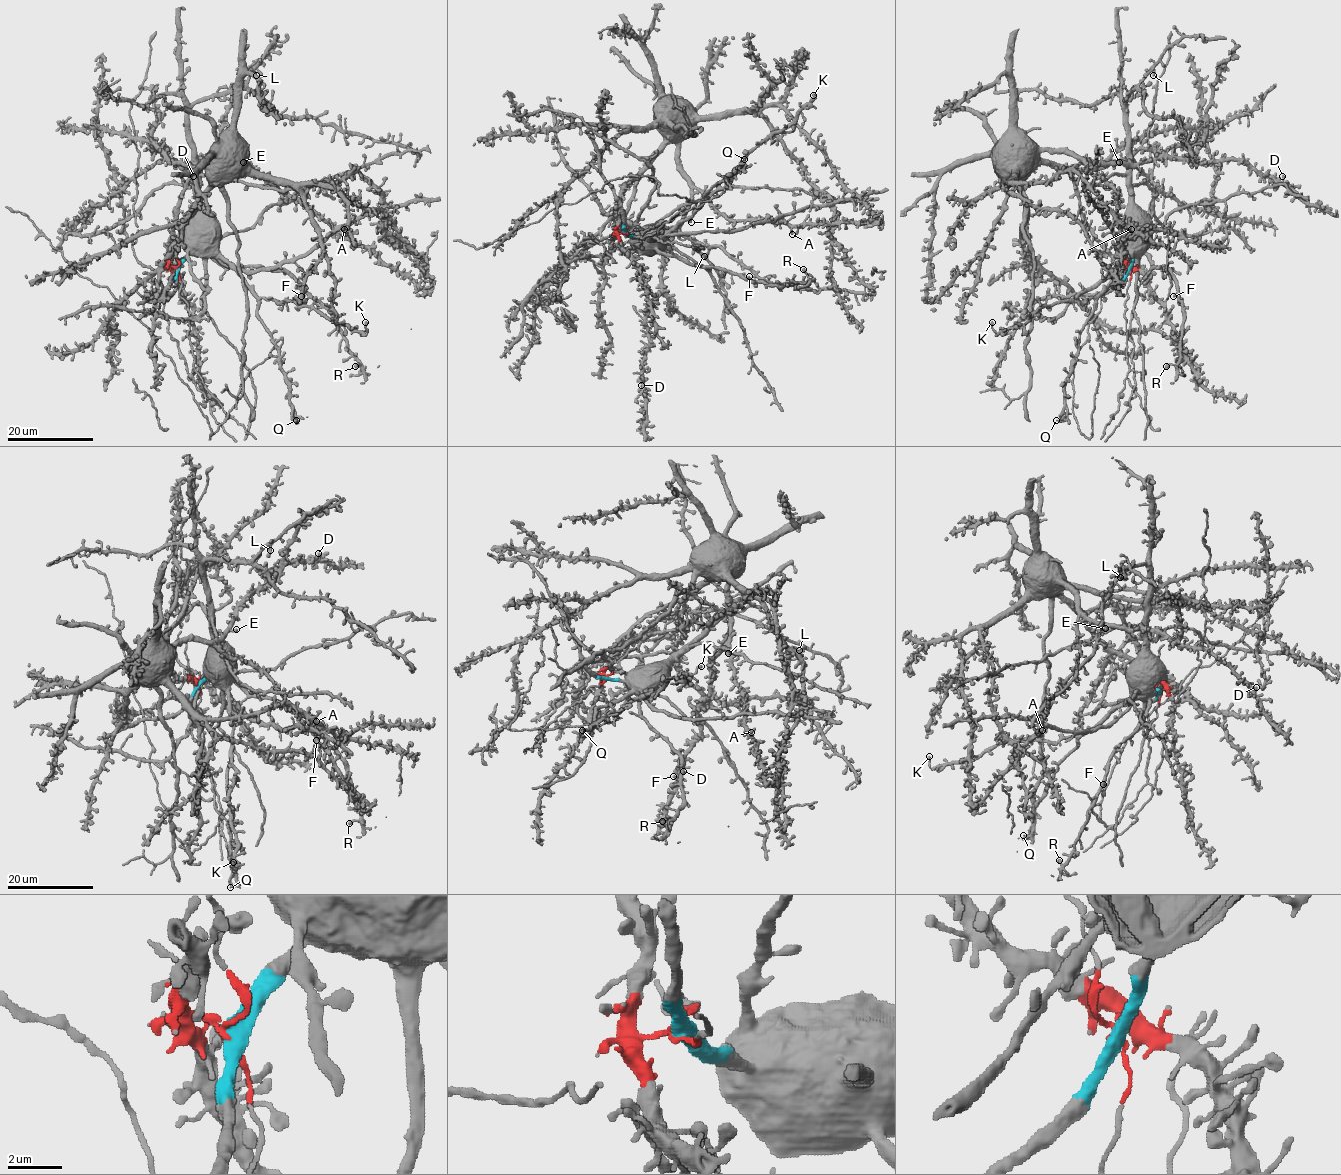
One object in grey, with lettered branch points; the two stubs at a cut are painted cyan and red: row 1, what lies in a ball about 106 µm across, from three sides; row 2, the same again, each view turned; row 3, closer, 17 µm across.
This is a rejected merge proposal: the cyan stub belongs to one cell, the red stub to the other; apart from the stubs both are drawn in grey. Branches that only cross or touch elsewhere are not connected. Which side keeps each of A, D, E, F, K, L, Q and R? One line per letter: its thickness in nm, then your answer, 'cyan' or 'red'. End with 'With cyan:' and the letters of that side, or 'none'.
A: calibre 440 nm; red
D: calibre 200 nm; red
E: calibre 360 nm; red
F: calibre 280 nm; cyan
K: calibre 180 nm; cyan
L: calibre 280 nm; cyan
Q: calibre 200 nm; cyan
R: calibre 360 nm; cyan
With cyan: F, K, L, Q, R

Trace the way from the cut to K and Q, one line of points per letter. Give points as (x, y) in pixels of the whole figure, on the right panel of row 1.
K: (1130, 268), (1134, 254), (1097, 296), (1043, 305), (1024, 323), (997, 333), (991, 321)
Q: (1130, 268), (1134, 254), (1097, 299), (1080, 333), (1078, 354), (1065, 383), (1064, 413), (1056, 420)

